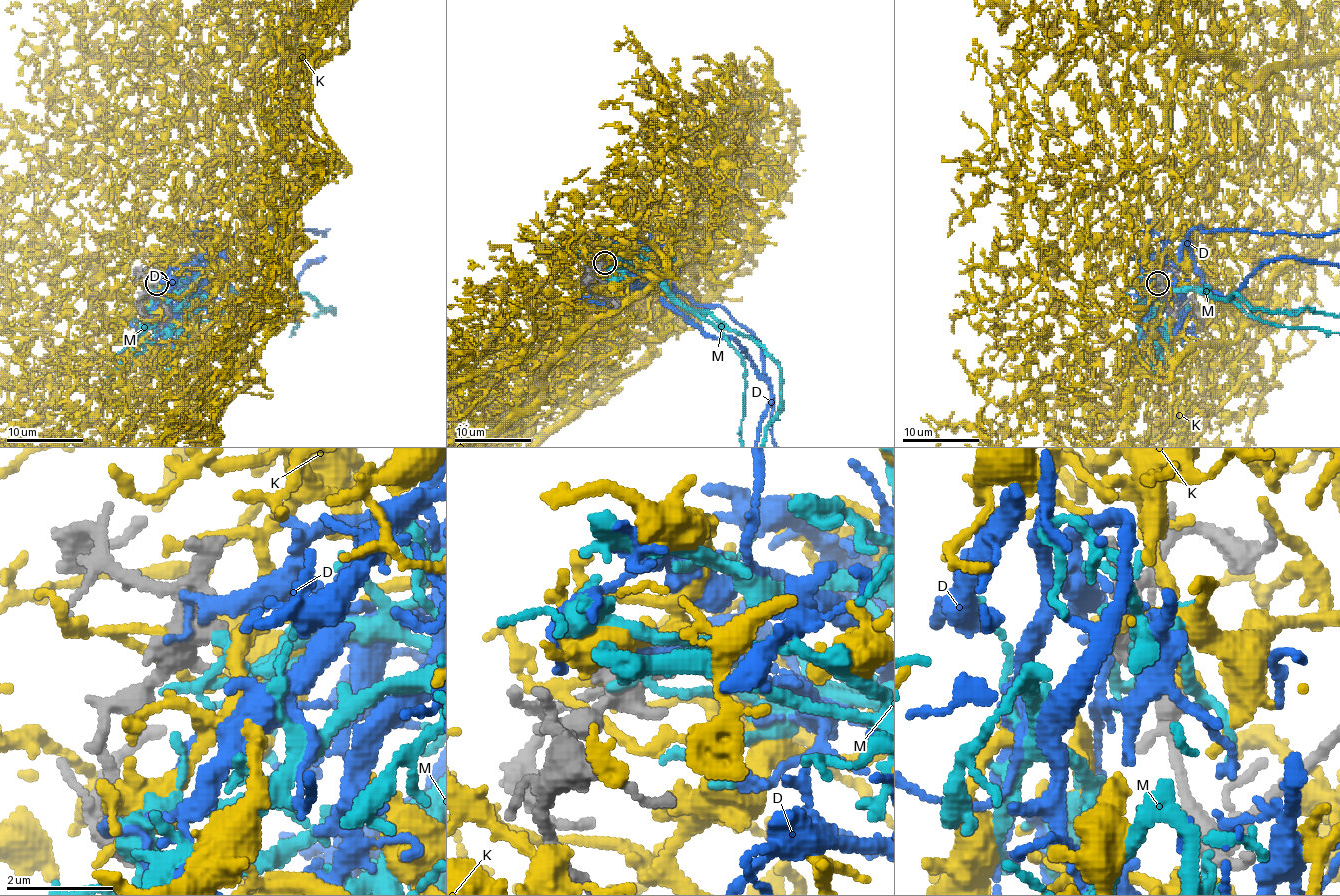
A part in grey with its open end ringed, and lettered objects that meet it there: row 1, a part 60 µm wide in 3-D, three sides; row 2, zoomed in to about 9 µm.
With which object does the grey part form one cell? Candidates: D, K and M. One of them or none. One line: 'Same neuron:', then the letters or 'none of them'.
Same neuron: M

